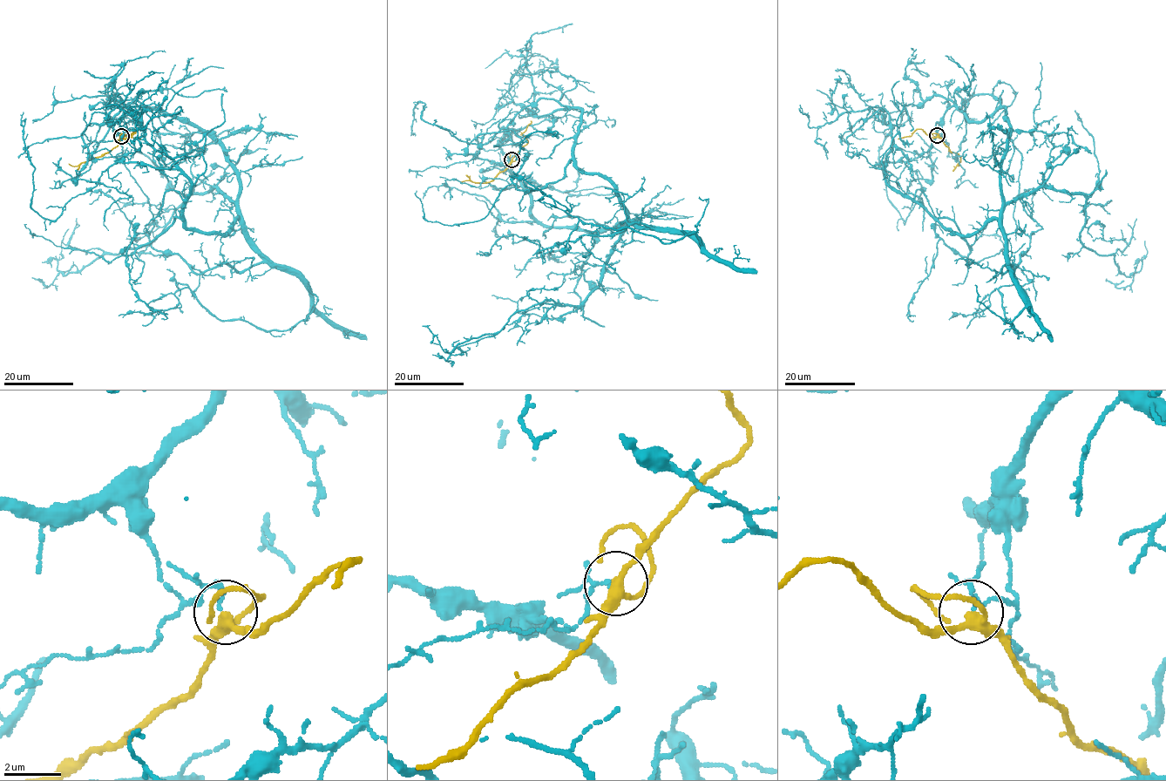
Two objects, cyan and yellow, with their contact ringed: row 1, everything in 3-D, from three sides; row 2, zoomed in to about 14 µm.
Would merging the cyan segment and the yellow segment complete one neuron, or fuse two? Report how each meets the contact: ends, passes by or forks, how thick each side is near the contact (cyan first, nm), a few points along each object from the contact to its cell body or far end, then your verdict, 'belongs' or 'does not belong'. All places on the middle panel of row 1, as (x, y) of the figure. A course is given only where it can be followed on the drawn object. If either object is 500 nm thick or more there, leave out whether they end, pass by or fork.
cyan ends there; yellow forks there; 100 nm thick on the cyan side, 300 nm on the other; cyan runs (511, 159), (545, 225), (629, 222), (577, 166), (578, 108), (538, 98), (476, 145), (418, 102), (413, 135); yellow runs (511, 159), (505, 169), (489, 182), (459, 181); belongs

